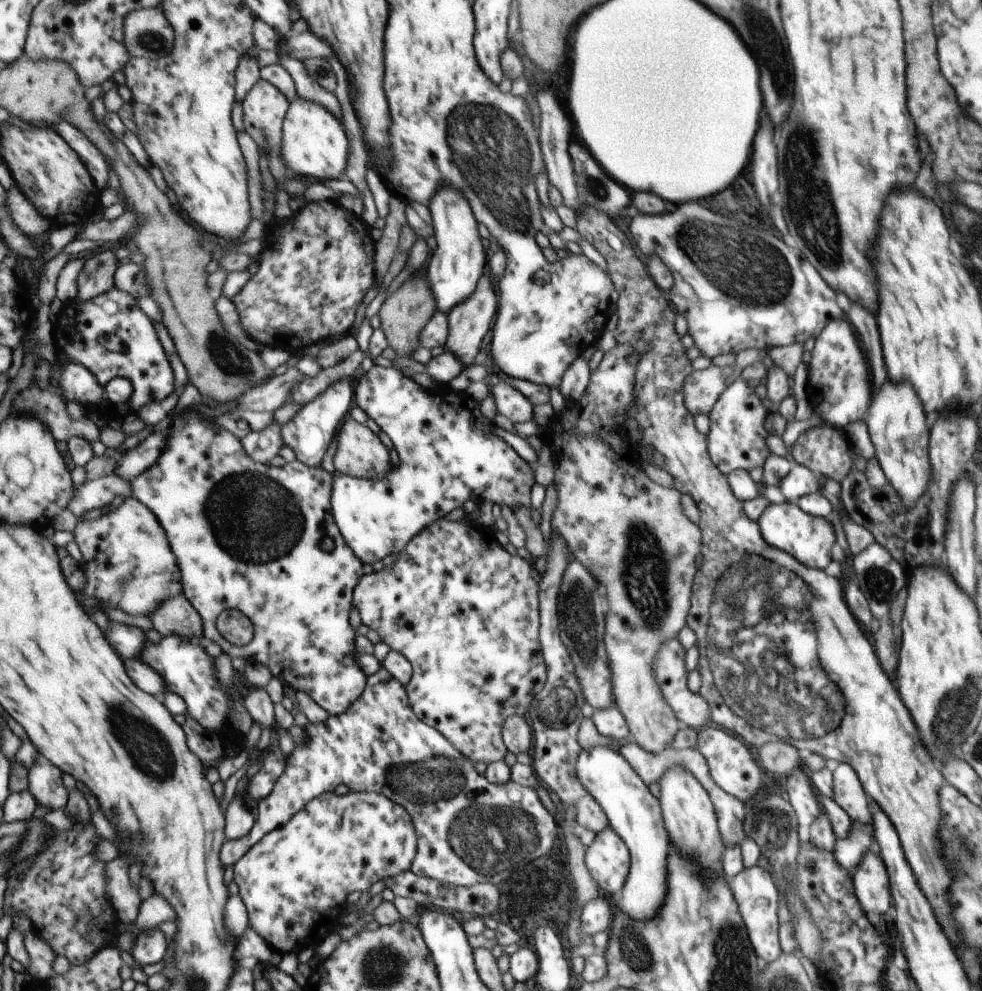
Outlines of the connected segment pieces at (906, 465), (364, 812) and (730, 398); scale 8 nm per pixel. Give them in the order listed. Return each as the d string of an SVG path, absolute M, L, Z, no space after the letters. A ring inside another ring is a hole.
M889 380L883 382L872 392L864 423L875 449L875 458L888 483L906 507L914 505L927 489L931 478L931 466L927 444L929 428L925 424L925 412L913 386L909 382L907 384L905 382L893 384Z
M349 791L345 795L337 795L335 792L325 793L311 802L307 803L305 809L300 810L286 825L267 833L261 842L258 842L251 850L241 859L241 862L235 866L235 880L241 886L241 896L249 908L251 914L251 926L265 938L268 946L278 950L281 954L294 952L298 954L303 948L315 950L329 934L333 934L341 924L341 918L347 913L347 898L351 892L367 891L369 886L377 880L383 880L385 877L391 878L400 872L410 870L415 856L417 856L418 837L414 830L414 823L411 822L411 815L399 804L394 803L390 798L383 796L381 793L367 791Z
M737 377L713 403L707 414L709 430L706 438L709 445L706 449L710 452L711 462L723 473L731 473L737 469L749 471L755 466L763 466L771 452L765 444L765 428L763 420L767 410L761 406L759 398L755 396L753 388L747 386L747 381Z

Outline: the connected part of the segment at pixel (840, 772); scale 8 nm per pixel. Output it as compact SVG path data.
M845 763L832 765L832 796L839 808L857 823L865 825L871 823L869 808L872 805L865 791L862 789L861 780L852 766Z

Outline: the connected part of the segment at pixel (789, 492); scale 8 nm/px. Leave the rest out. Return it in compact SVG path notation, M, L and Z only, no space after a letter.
M795 464L777 487L786 500L801 498L809 493L819 492L825 486L827 478L817 475L810 468Z

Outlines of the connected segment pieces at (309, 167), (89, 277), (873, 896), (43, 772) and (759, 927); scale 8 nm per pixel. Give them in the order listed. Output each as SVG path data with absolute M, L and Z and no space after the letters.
M297 96L284 121L282 158L291 176L304 177L313 182L345 179L349 164L349 140L338 116L322 104Z
M105 249L89 258L79 277L78 300L95 298L116 287L116 272L119 268L117 252Z
M867 849L852 874L854 893L864 913L883 914L889 908L889 888L886 868L877 854Z
M39 756L39 762L29 769L31 794L37 799L39 806L50 811L61 810L69 802L69 792L63 786L63 772L51 764L47 758Z
M755 864L741 869L729 879L728 884L743 917L750 945L754 947L759 963L773 963L782 951L777 941L777 888L773 885L771 876Z

